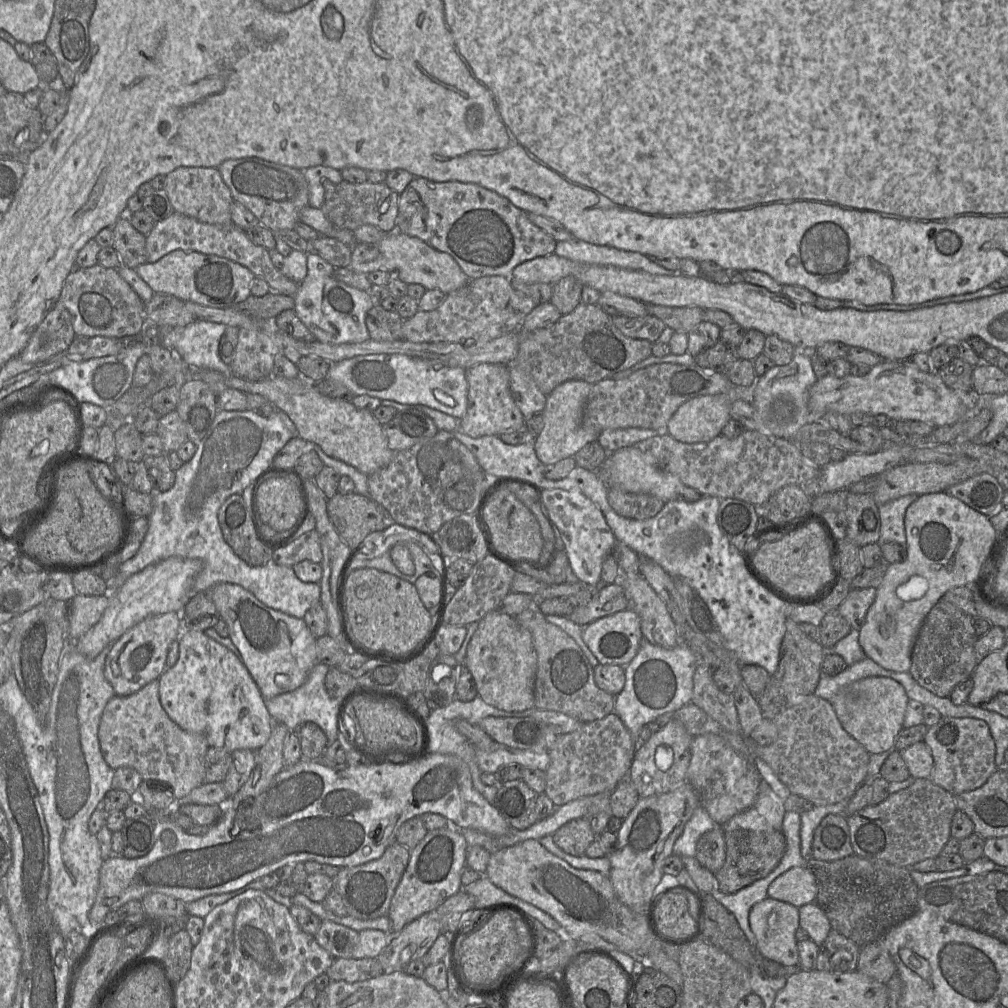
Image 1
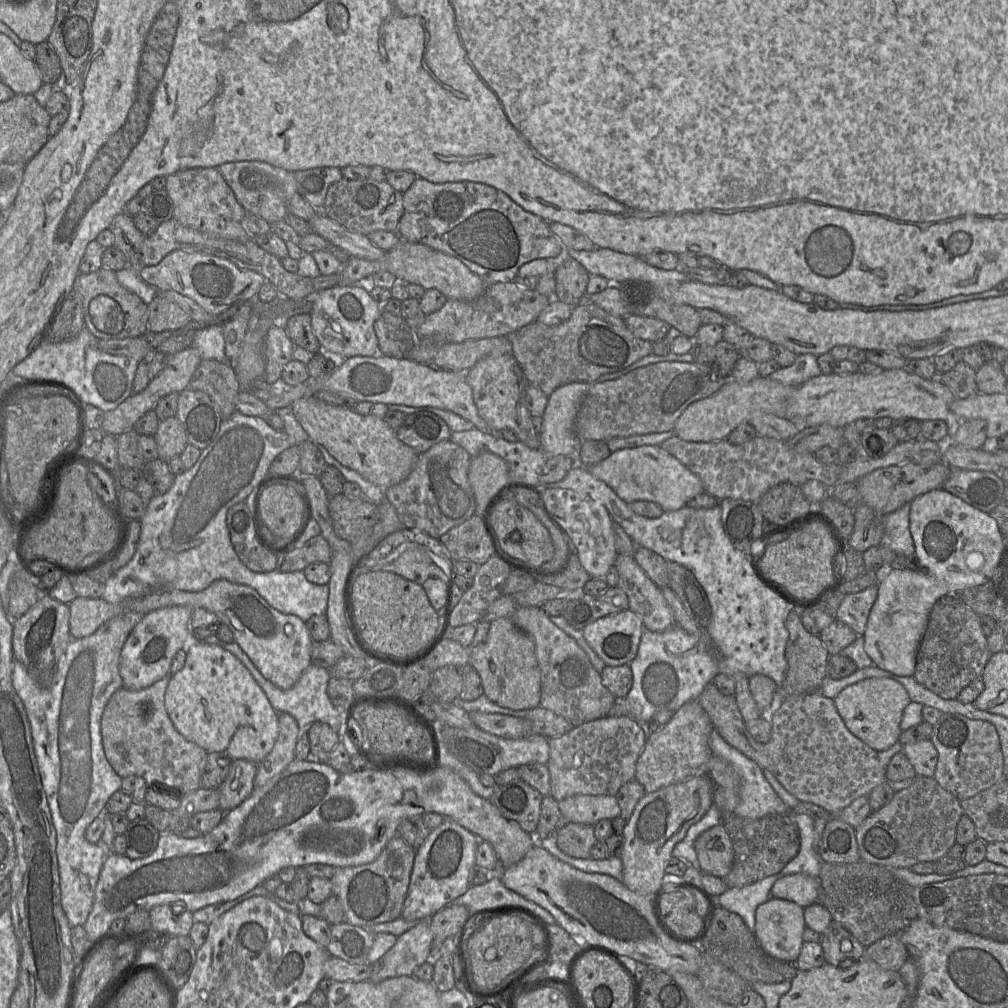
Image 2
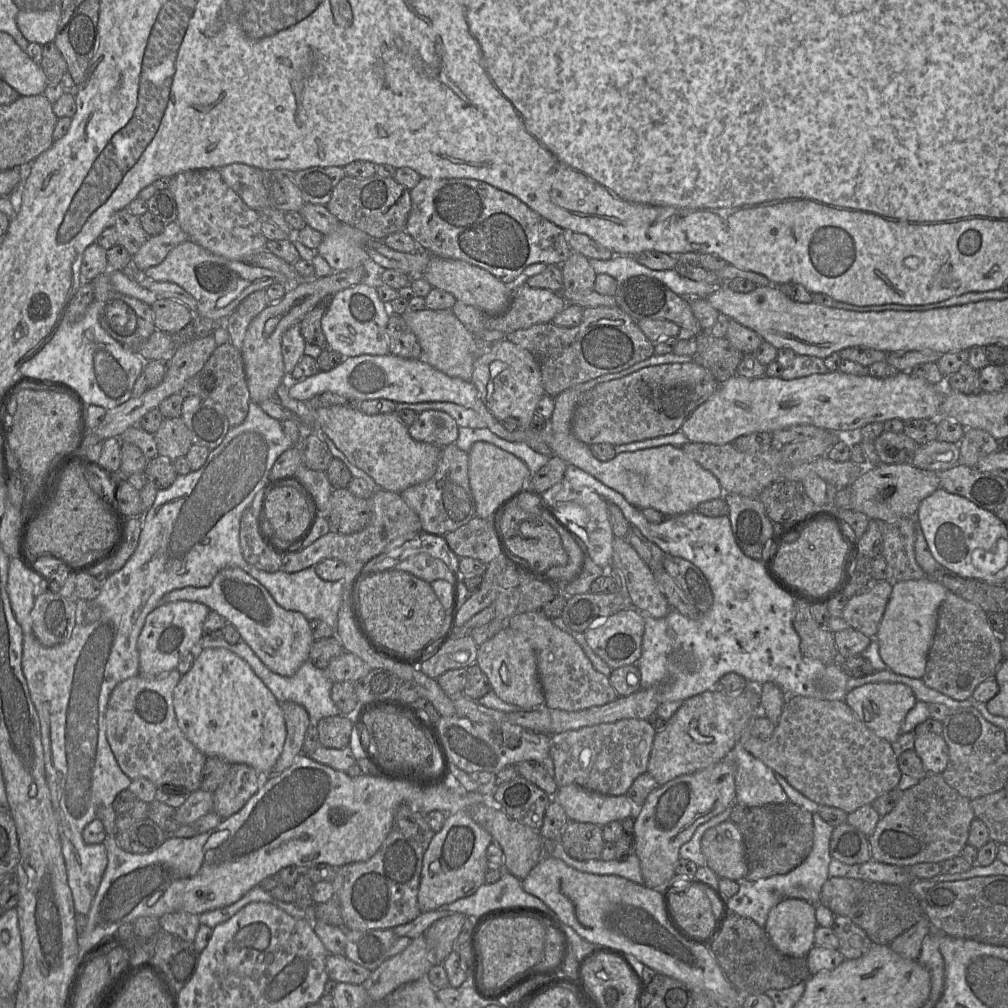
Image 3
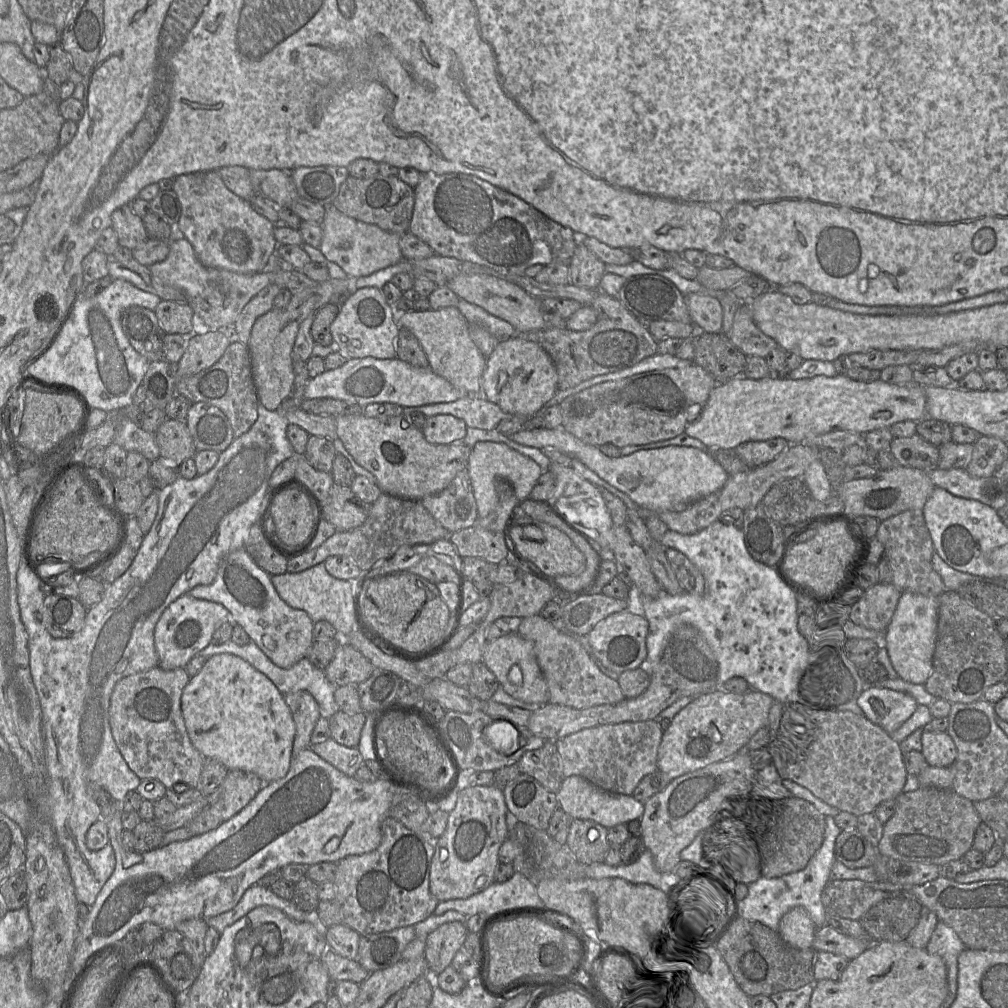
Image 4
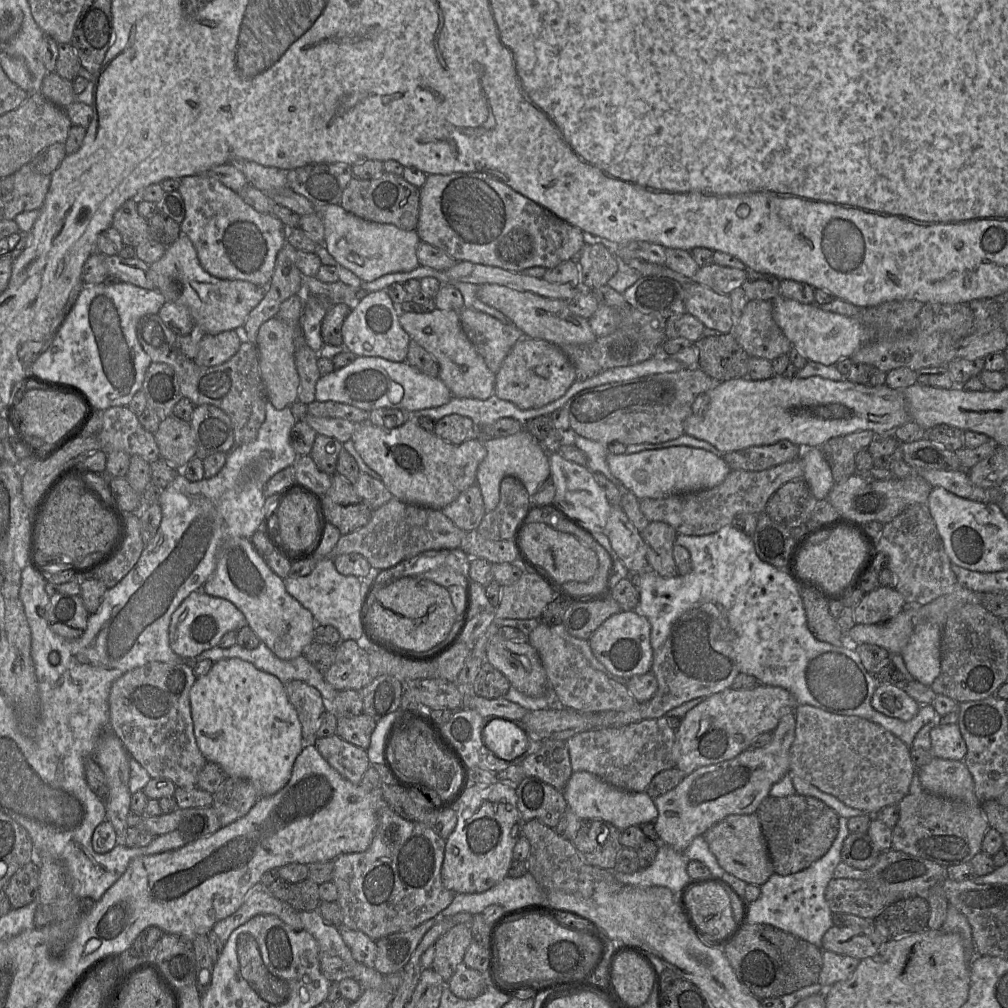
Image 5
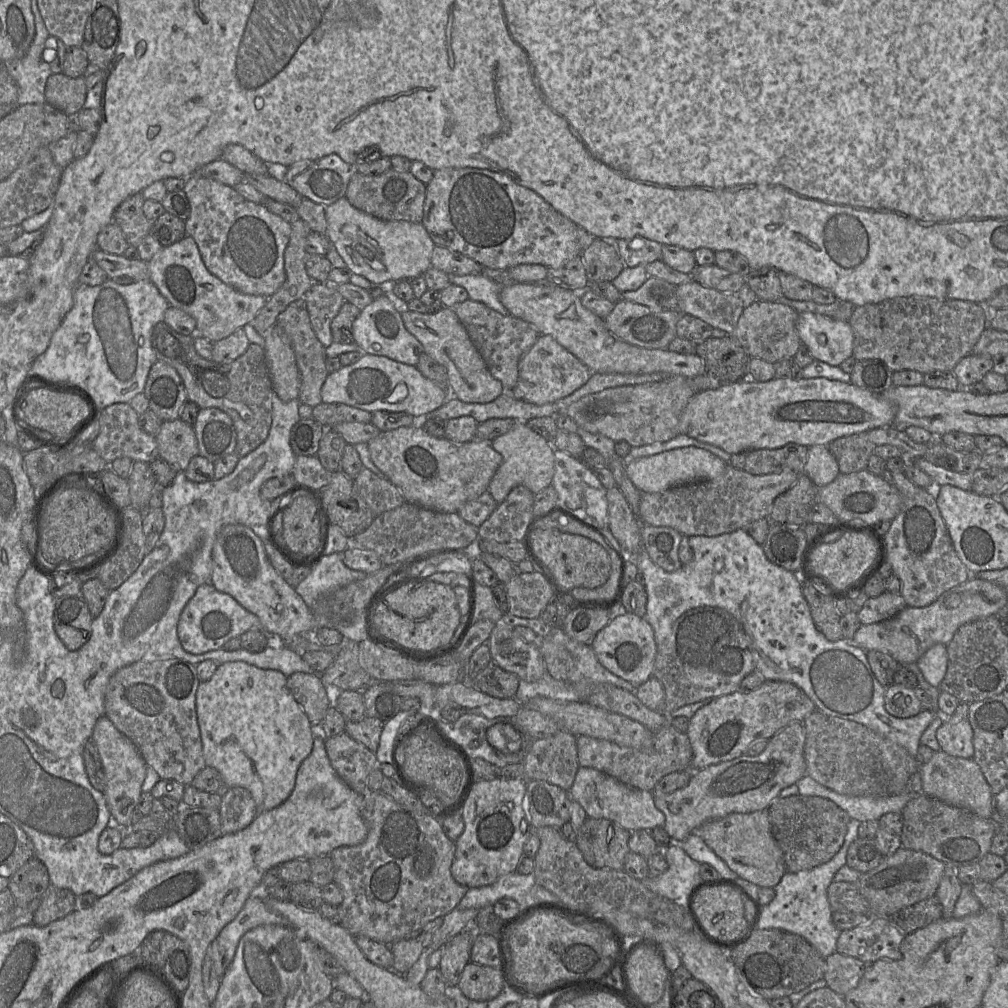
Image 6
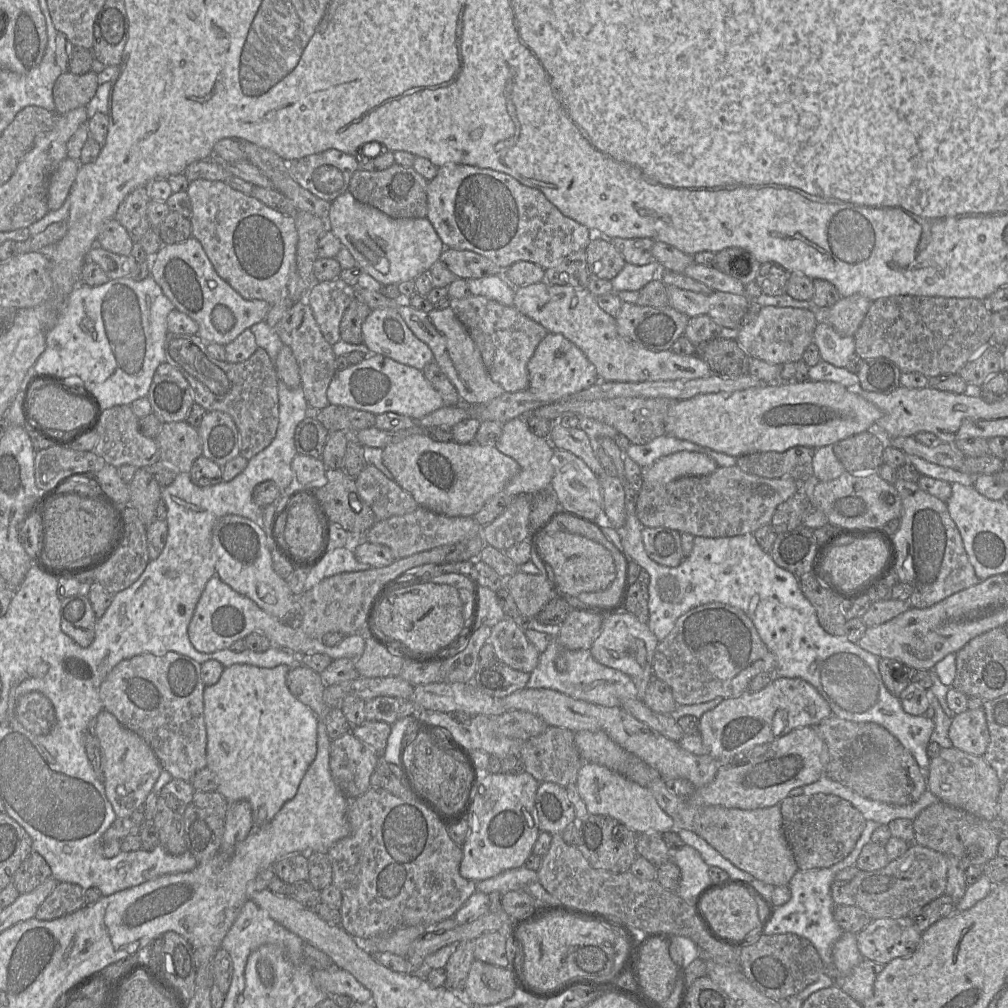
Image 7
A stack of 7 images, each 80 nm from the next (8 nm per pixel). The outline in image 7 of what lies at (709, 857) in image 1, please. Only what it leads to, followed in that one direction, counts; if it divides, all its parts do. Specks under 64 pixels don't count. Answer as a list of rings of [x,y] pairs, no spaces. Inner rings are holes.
[[[779,804],[754,810],[706,806],[694,815],[691,830],[734,866],[766,884],[788,885],[799,870],[783,832]]]

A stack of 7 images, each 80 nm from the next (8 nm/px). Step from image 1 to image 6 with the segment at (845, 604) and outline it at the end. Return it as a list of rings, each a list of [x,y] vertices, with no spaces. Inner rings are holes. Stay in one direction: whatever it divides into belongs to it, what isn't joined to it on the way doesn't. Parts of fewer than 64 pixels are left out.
[[[888,591],[878,597],[869,598],[862,609],[857,613],[863,625],[888,620],[907,607],[904,598]]]

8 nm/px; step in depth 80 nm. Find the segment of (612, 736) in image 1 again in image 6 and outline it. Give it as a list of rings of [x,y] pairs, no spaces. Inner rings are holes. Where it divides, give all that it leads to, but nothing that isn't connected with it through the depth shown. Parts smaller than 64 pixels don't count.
[[[670,724],[654,733],[654,744],[651,749],[637,750],[619,746],[608,740],[589,736],[576,736],[578,763],[608,774],[623,784],[639,790],[653,791],[655,785],[667,774],[689,770],[693,752],[686,733],[680,733]]]

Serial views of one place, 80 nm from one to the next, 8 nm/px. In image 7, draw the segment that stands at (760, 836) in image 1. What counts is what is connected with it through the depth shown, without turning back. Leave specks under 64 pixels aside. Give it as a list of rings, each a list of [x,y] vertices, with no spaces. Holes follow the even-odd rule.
[[[836,795],[787,797],[779,805],[783,832],[799,870],[828,868],[840,862],[852,852],[866,827],[862,813]]]

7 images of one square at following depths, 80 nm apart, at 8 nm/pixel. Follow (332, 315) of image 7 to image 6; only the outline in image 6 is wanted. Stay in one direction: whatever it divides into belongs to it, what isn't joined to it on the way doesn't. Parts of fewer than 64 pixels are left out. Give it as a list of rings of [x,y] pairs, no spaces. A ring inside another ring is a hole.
[[[329,281],[314,283],[303,296],[303,300],[312,329],[318,340],[327,348],[333,343],[331,322],[346,301]]]

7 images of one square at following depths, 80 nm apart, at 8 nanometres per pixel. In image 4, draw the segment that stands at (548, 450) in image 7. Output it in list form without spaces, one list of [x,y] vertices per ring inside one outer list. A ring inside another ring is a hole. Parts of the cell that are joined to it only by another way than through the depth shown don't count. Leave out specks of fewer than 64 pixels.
[[[490,441],[474,444],[468,460],[468,474],[477,505],[478,517],[485,518],[496,508],[498,504],[497,483],[500,480],[509,481],[513,485],[515,495],[519,500],[526,497],[529,501],[533,500],[529,495],[542,472],[543,470],[534,460],[506,444]]]

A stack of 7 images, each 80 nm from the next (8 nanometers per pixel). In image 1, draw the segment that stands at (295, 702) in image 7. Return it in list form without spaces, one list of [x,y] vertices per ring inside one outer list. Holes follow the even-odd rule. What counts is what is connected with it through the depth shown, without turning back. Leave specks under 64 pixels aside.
[[[183,629],[179,637],[179,657],[175,665],[169,669],[166,669],[158,679],[159,681],[159,697],[160,702],[169,716],[169,718],[174,721],[180,728],[183,730],[203,735],[209,747],[221,748],[232,753],[238,749],[249,749],[253,751],[259,750],[269,739],[273,727],[275,725],[274,720],[272,719],[267,707],[264,698],[261,695],[261,692],[251,677],[249,671],[243,664],[242,660],[237,657],[232,651],[230,651],[225,646],[217,643],[216,641],[207,637],[203,631],[198,631],[196,629]]]

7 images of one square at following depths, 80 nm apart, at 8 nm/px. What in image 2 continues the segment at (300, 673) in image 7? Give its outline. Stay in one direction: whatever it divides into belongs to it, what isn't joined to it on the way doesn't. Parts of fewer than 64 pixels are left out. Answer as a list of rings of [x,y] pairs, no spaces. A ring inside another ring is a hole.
[[[278,713],[279,733],[271,752],[257,764],[254,787],[261,788],[295,760],[295,745],[299,734],[296,720],[288,713]]]

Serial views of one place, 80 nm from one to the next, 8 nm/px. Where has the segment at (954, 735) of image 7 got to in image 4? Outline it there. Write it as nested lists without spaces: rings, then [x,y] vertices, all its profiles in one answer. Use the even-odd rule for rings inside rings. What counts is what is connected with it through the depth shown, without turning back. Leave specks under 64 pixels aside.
[[[926,732],[922,734],[922,750],[929,766],[949,767],[957,758],[957,748],[947,732]]]

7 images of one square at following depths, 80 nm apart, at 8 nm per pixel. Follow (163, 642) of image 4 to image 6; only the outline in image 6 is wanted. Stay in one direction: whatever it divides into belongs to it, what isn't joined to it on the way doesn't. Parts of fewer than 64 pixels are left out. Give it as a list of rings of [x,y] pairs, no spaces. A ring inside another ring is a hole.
[[[210,583],[197,588],[181,612],[177,626],[181,646],[194,655],[222,649],[227,641],[240,637],[248,630],[262,630],[258,617],[244,609],[230,595],[216,590]]]

